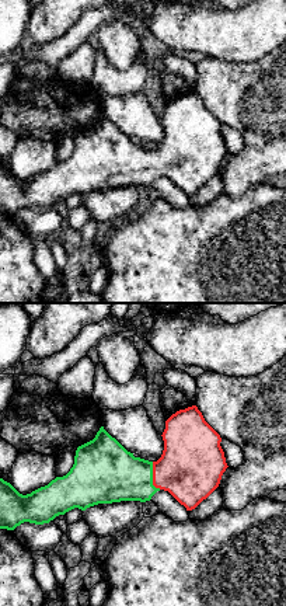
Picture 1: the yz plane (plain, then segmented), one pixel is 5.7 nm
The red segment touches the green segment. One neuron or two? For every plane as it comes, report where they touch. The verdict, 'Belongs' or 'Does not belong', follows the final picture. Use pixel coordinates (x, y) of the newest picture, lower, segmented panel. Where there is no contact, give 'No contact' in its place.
Touches red at (153, 477)

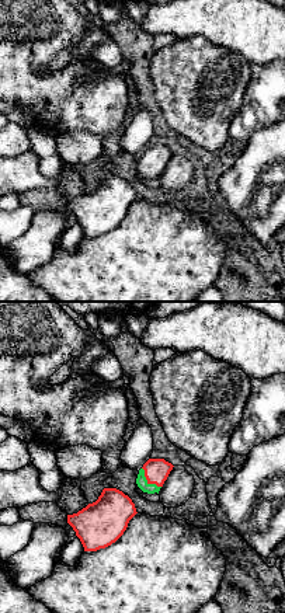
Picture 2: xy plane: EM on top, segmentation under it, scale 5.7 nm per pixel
Touches red at (148, 481)

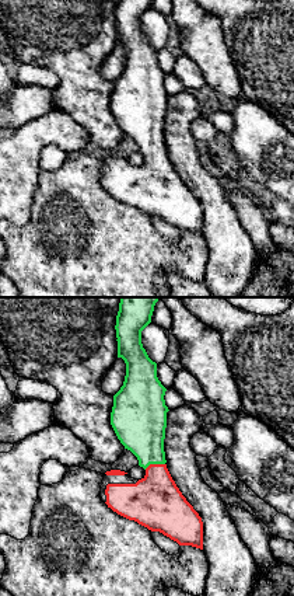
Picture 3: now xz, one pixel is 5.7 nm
Touches red at (154, 464)

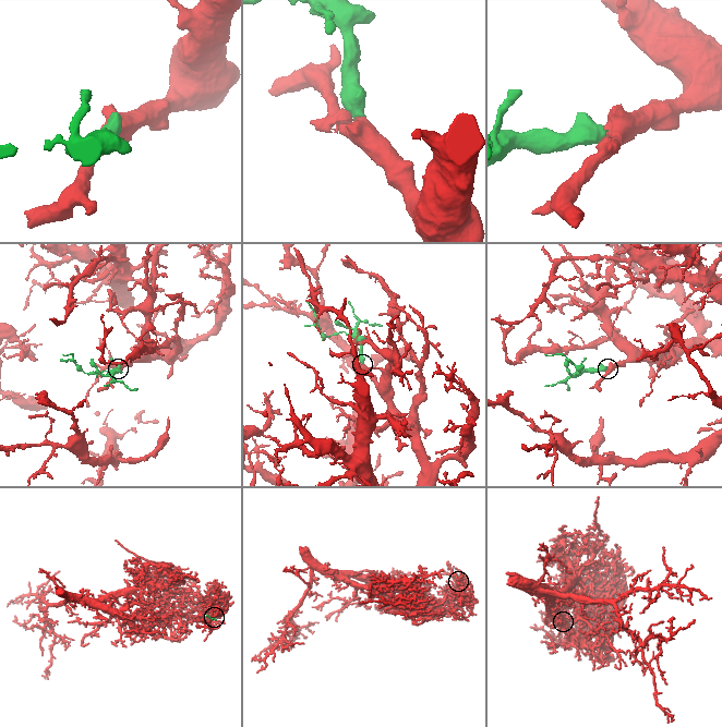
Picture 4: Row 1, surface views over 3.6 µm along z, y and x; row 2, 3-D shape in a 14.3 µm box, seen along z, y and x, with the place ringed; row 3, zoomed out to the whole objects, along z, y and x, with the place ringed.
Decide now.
Belongs

